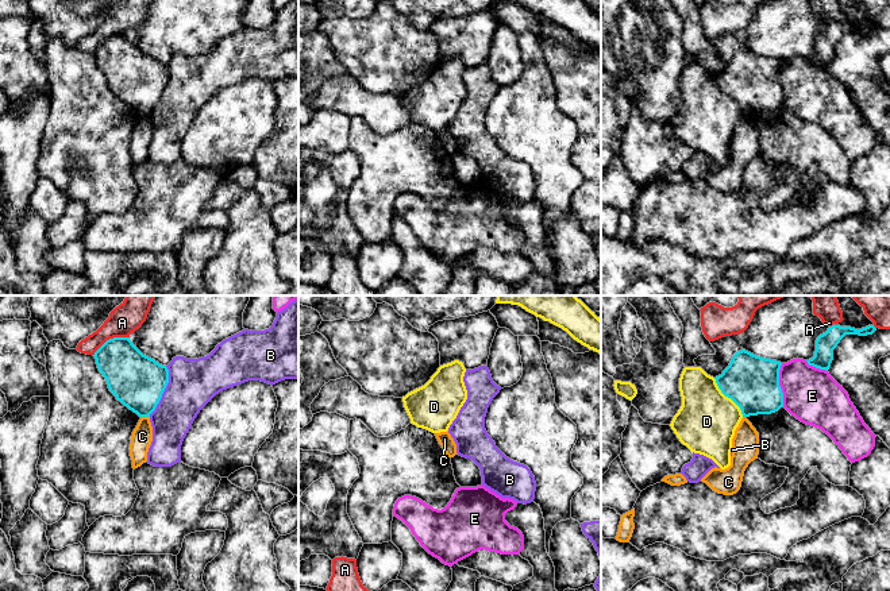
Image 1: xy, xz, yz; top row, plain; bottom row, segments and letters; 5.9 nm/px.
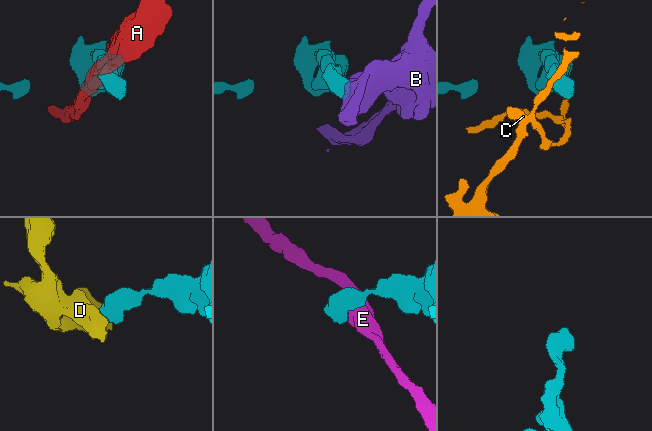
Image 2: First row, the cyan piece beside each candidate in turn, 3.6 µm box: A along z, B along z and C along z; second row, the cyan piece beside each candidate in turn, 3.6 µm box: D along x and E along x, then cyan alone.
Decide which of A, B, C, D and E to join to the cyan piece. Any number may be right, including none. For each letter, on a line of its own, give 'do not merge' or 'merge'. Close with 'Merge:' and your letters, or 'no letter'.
A: do not merge
B: do not merge
C: do not merge
D: do not merge
E: do not merge
Merge: no letter

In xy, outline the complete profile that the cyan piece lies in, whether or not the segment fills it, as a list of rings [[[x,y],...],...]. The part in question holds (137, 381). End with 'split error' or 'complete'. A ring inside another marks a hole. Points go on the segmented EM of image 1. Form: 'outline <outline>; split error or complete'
outline [[[130,337],[107,340],[96,352],[109,391],[139,417],[150,417],[169,383],[169,370],[143,355]]]; complete

